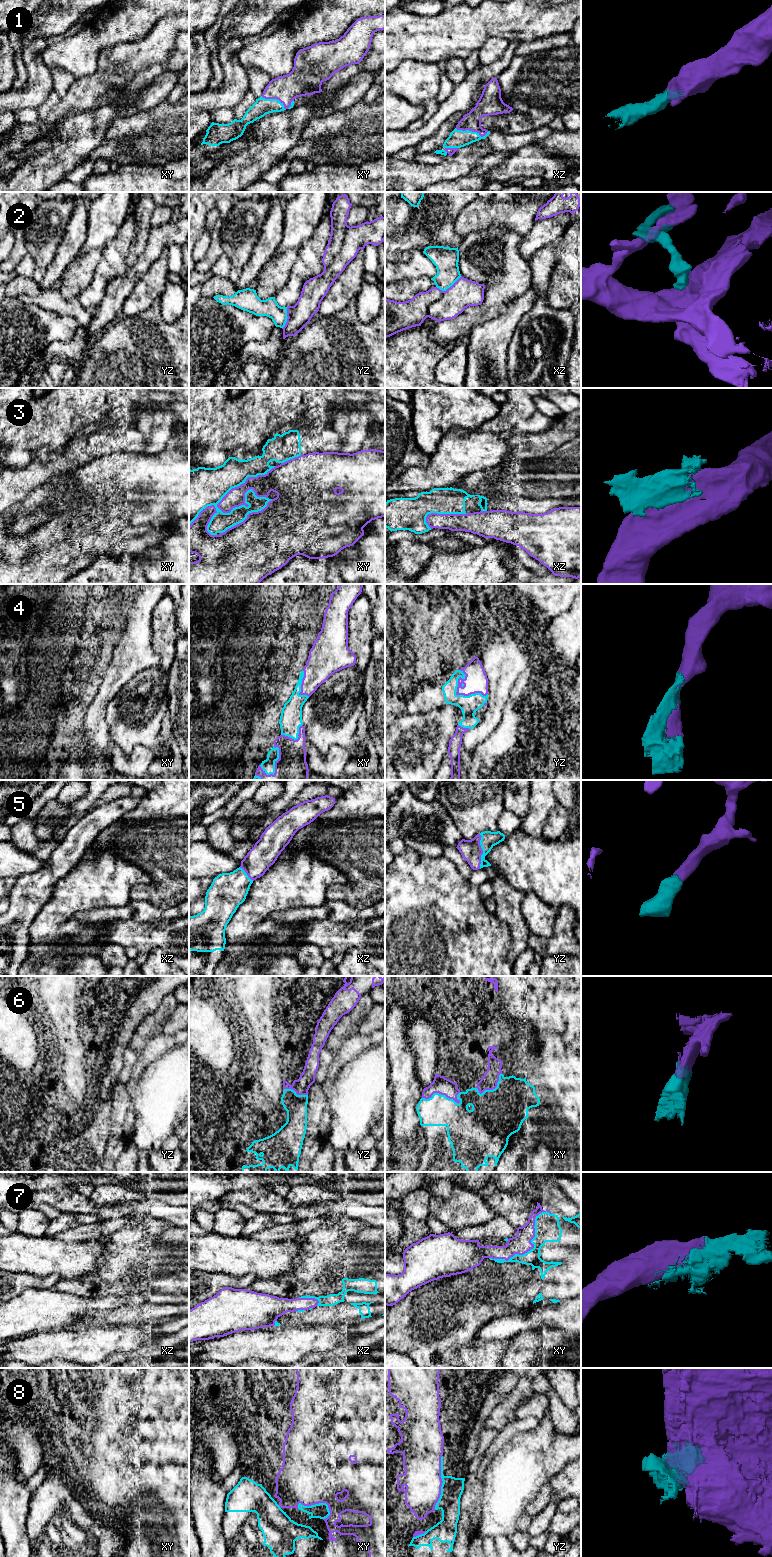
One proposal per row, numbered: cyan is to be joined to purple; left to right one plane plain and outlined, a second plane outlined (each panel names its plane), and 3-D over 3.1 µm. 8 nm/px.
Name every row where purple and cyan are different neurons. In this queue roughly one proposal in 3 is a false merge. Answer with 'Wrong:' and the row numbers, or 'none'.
Wrong: 3, 8

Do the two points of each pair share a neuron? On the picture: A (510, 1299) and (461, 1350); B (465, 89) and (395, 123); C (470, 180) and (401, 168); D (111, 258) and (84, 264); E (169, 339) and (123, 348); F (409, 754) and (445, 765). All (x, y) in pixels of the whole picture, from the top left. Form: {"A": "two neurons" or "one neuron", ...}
{"A": "two neurons", "B": "two neurons", "C": "two neurons", "D": "two neurons", "E": "one neuron", "F": "two neurons"}

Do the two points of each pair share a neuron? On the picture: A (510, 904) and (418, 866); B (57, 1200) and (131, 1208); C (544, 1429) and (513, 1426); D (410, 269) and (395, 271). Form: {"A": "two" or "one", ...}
{"A": "two", "B": "one", "C": "two", "D": "one"}

